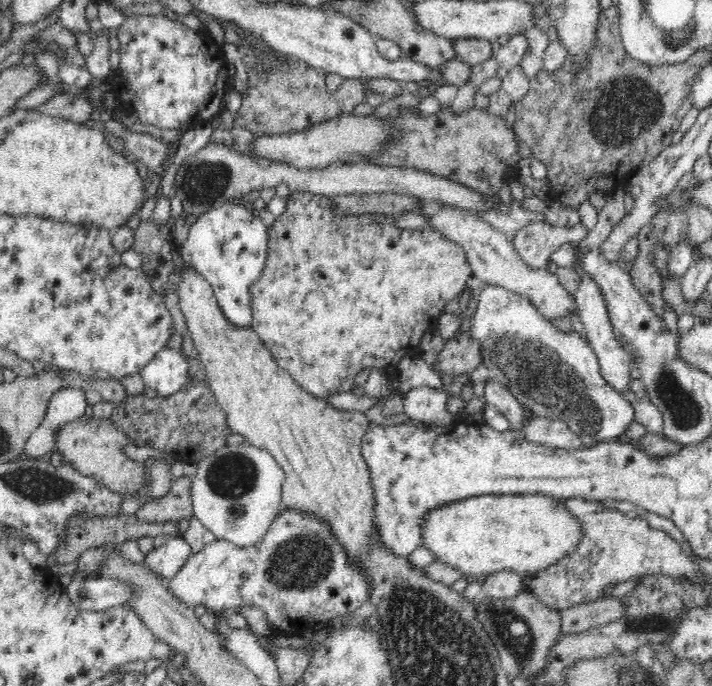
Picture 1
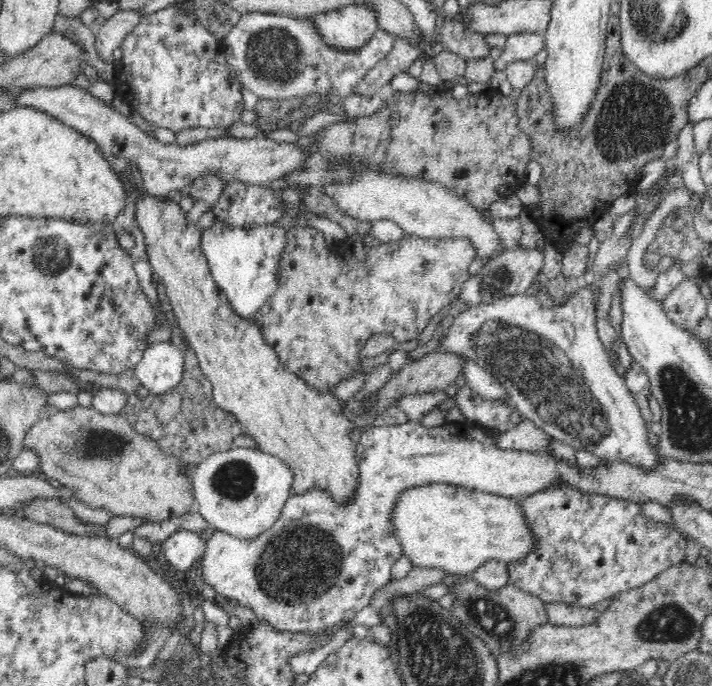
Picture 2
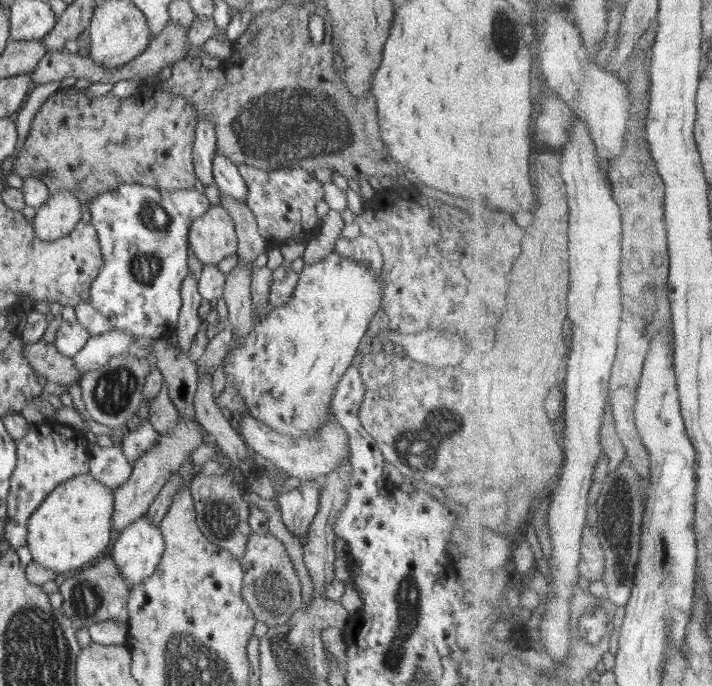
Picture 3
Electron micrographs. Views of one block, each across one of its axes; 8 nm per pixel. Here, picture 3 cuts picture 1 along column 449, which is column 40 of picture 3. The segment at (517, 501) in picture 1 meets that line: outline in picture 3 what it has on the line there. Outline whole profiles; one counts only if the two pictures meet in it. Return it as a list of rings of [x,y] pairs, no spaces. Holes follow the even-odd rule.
[[[90,472],[60,483],[30,514],[26,540],[32,560],[61,575],[77,572],[84,564],[100,558],[108,548],[112,540],[112,514],[113,489],[98,482]]]

